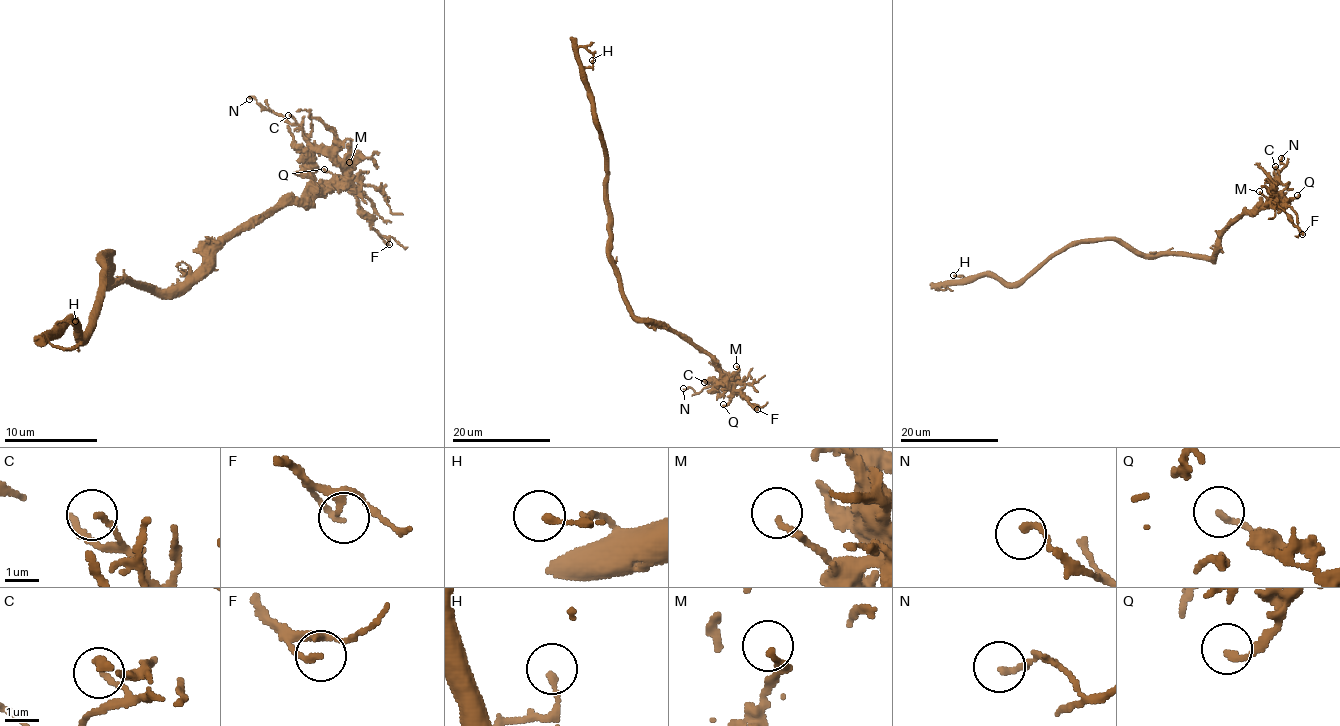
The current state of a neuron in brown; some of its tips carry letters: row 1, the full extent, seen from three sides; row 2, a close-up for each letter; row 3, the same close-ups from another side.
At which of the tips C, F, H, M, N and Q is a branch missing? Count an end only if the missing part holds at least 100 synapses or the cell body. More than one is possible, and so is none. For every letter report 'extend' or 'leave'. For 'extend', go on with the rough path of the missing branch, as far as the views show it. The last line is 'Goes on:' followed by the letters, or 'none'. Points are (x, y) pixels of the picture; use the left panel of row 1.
C: leave
F: leave
H: leave
M: leave
N: leave
Q: leave
Goes on: none

